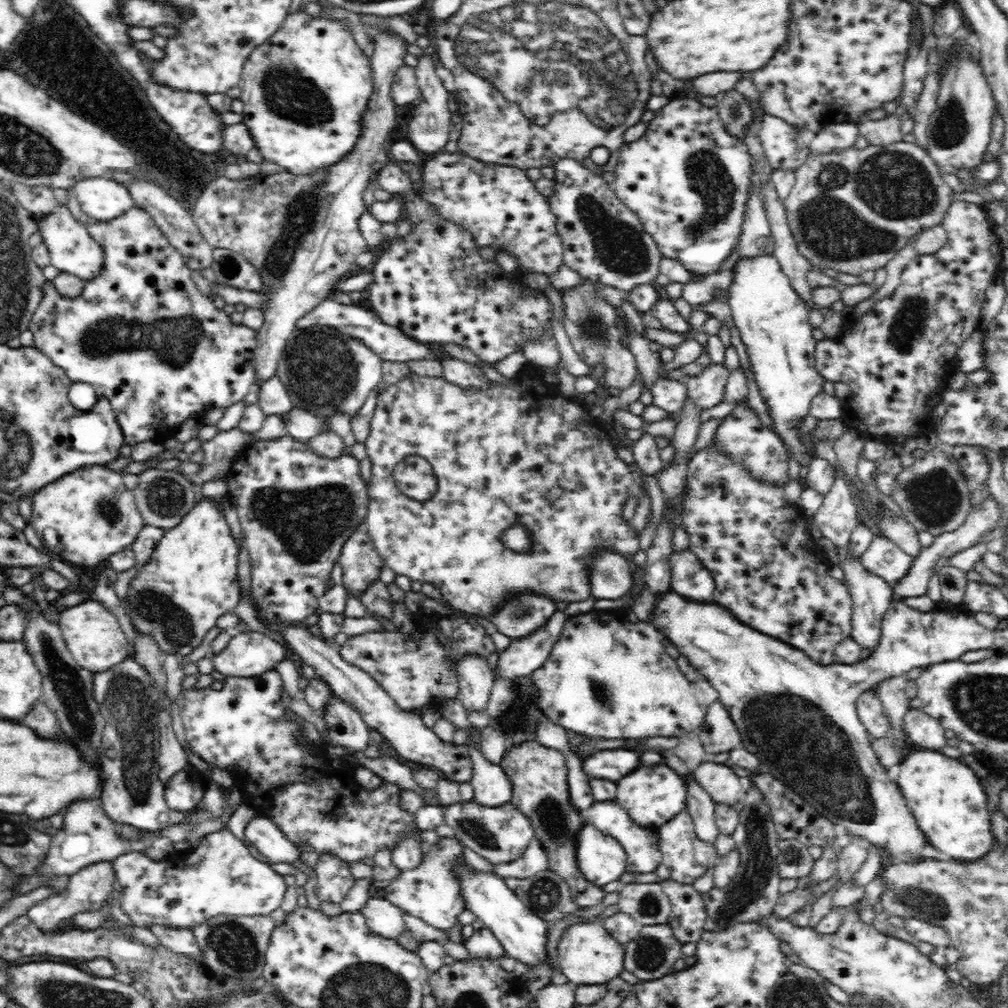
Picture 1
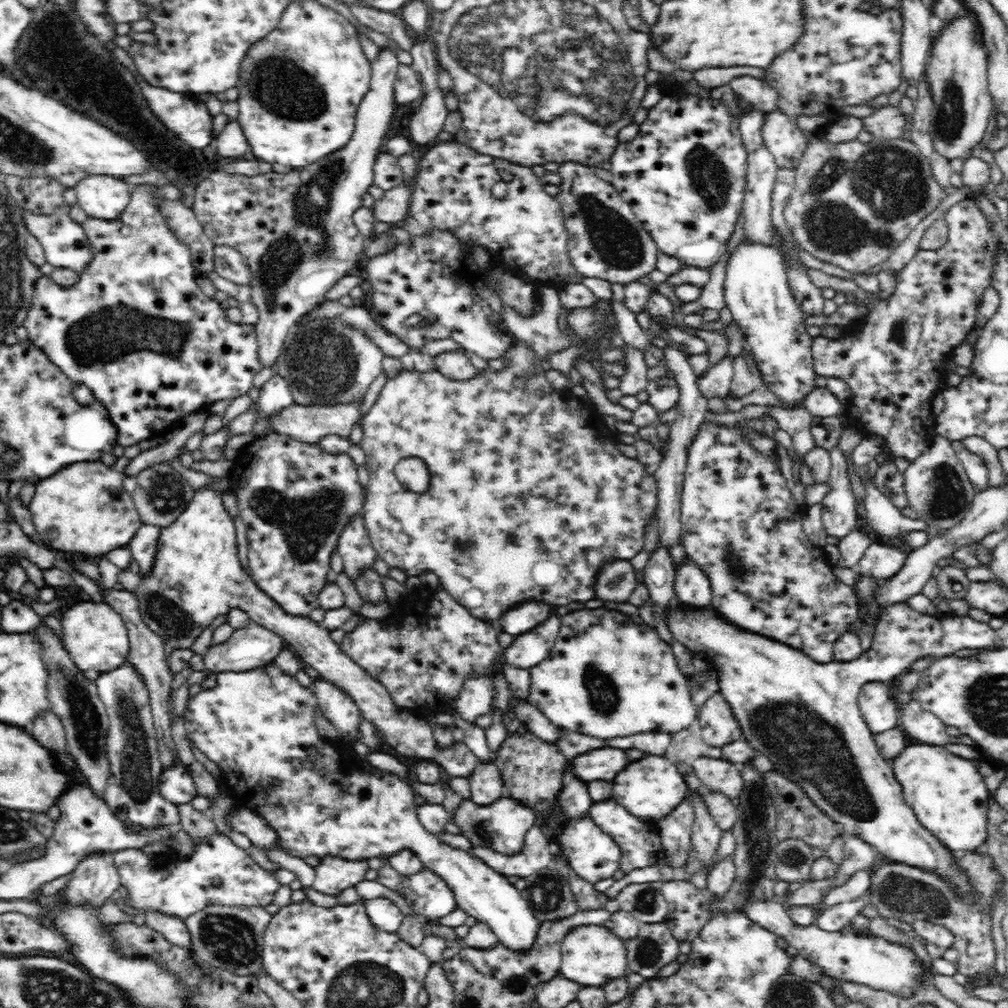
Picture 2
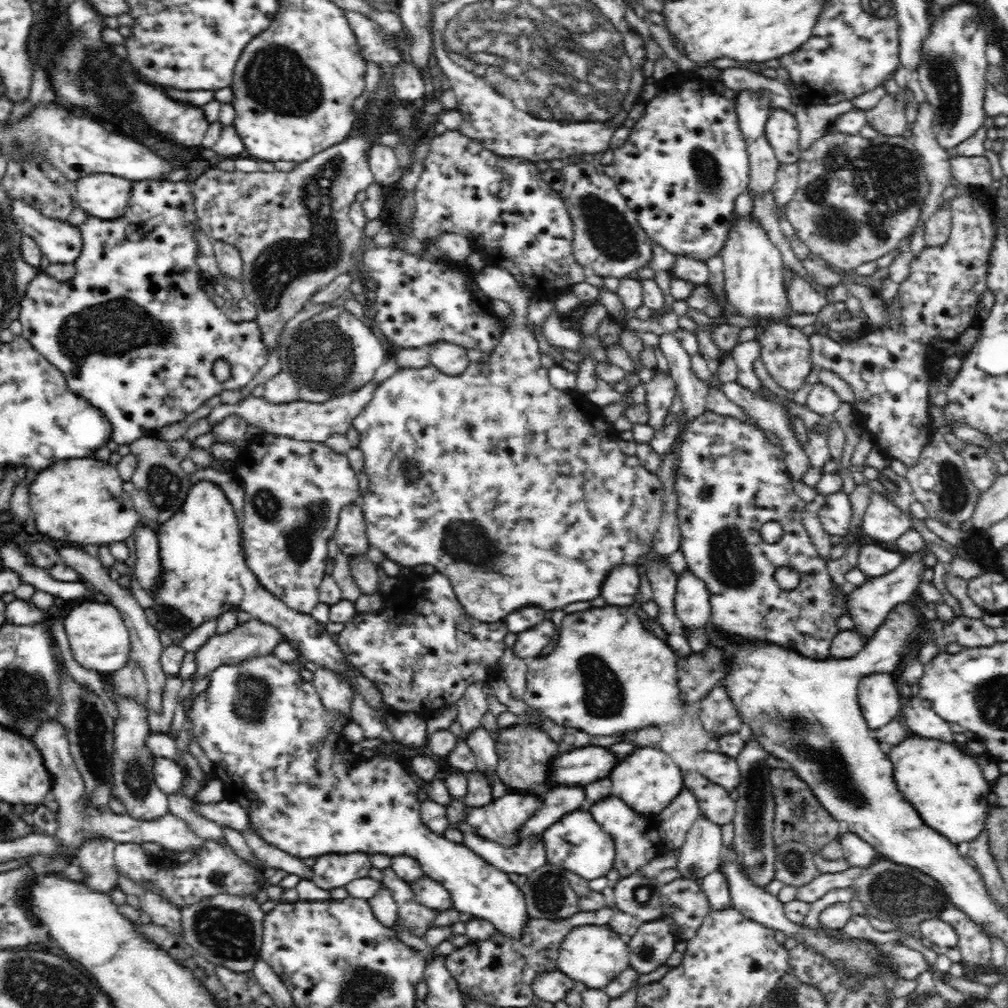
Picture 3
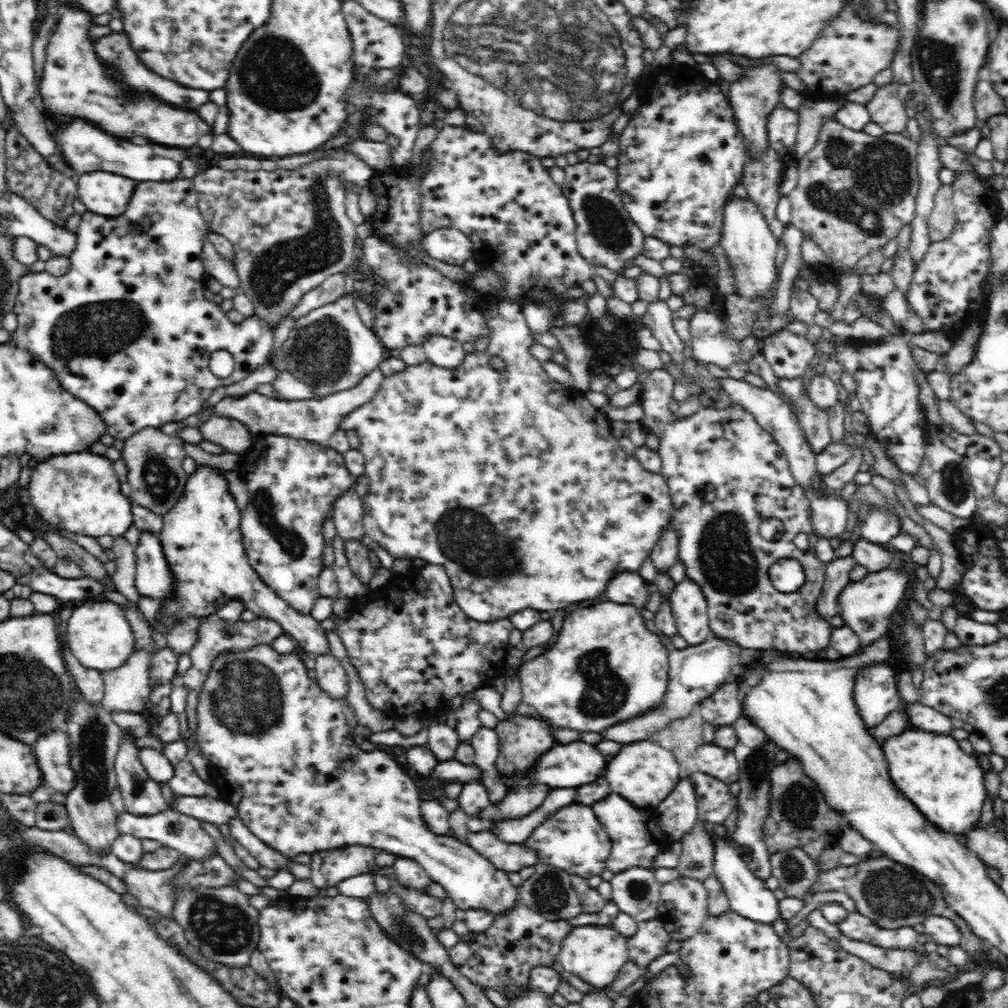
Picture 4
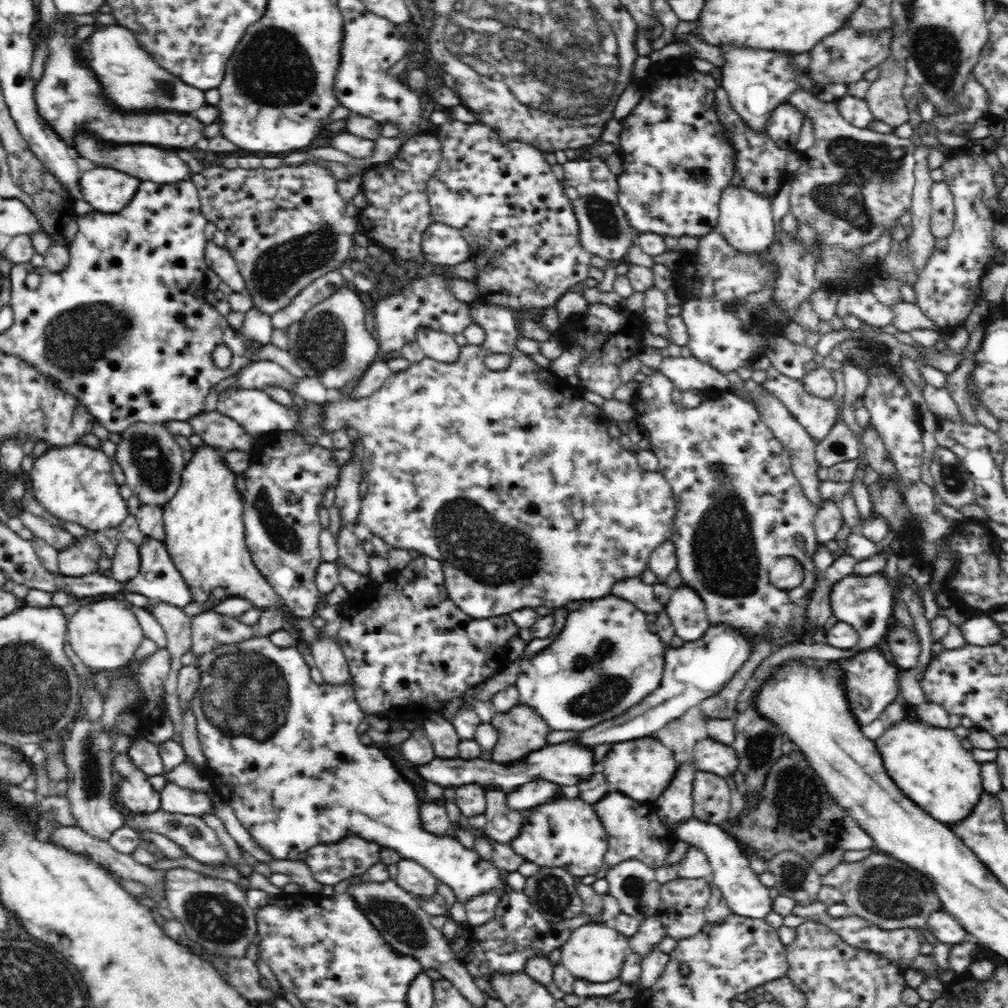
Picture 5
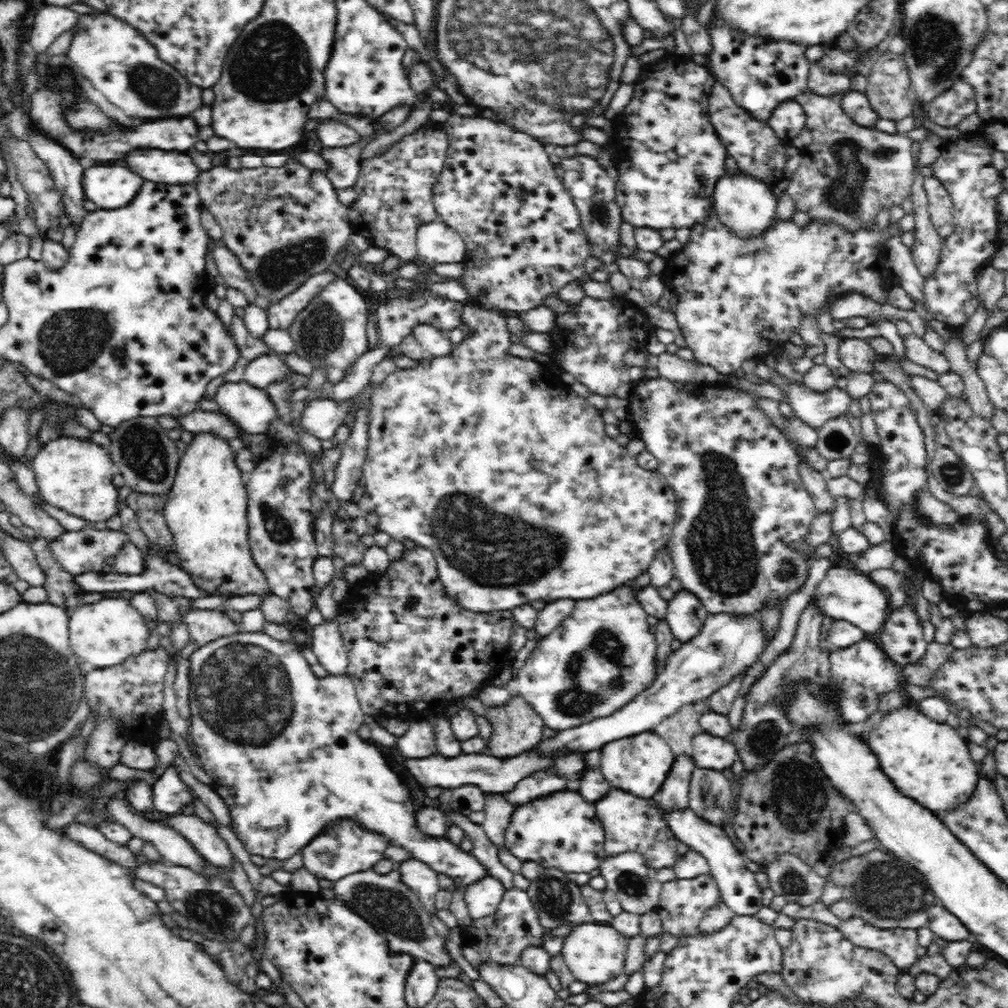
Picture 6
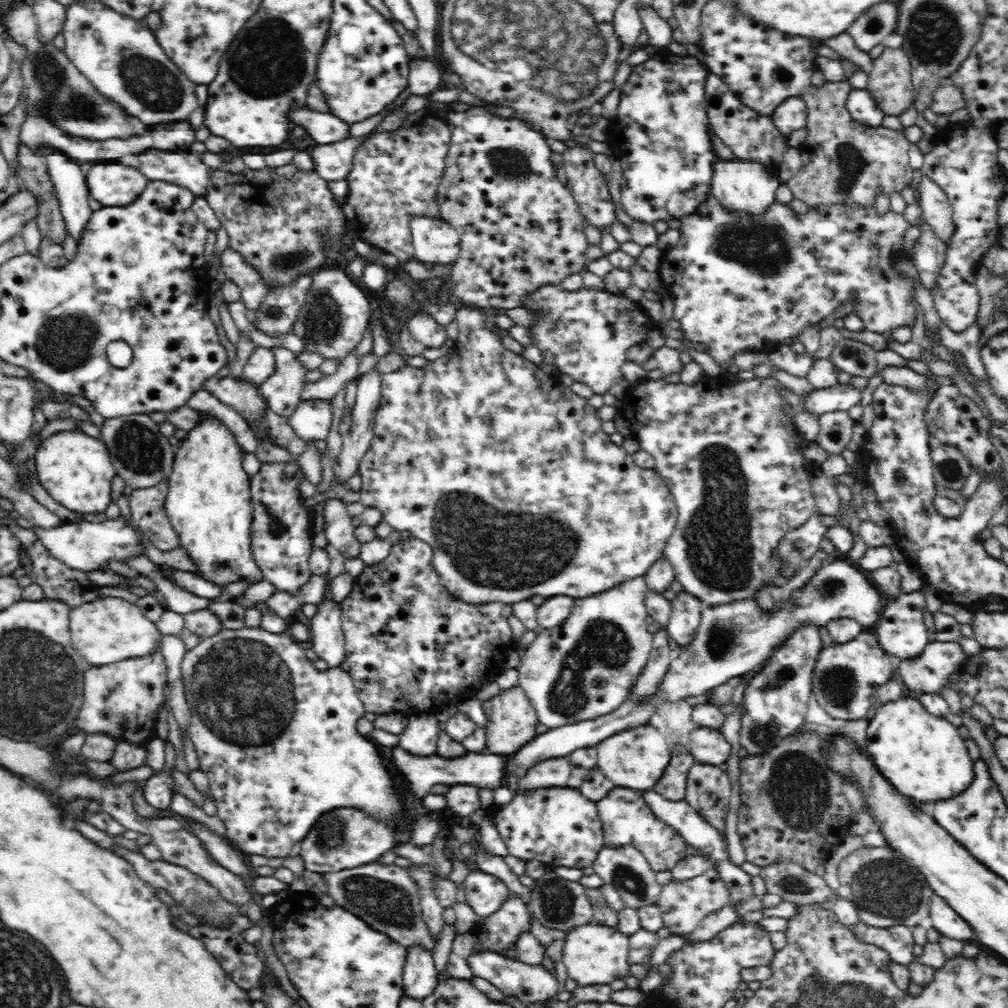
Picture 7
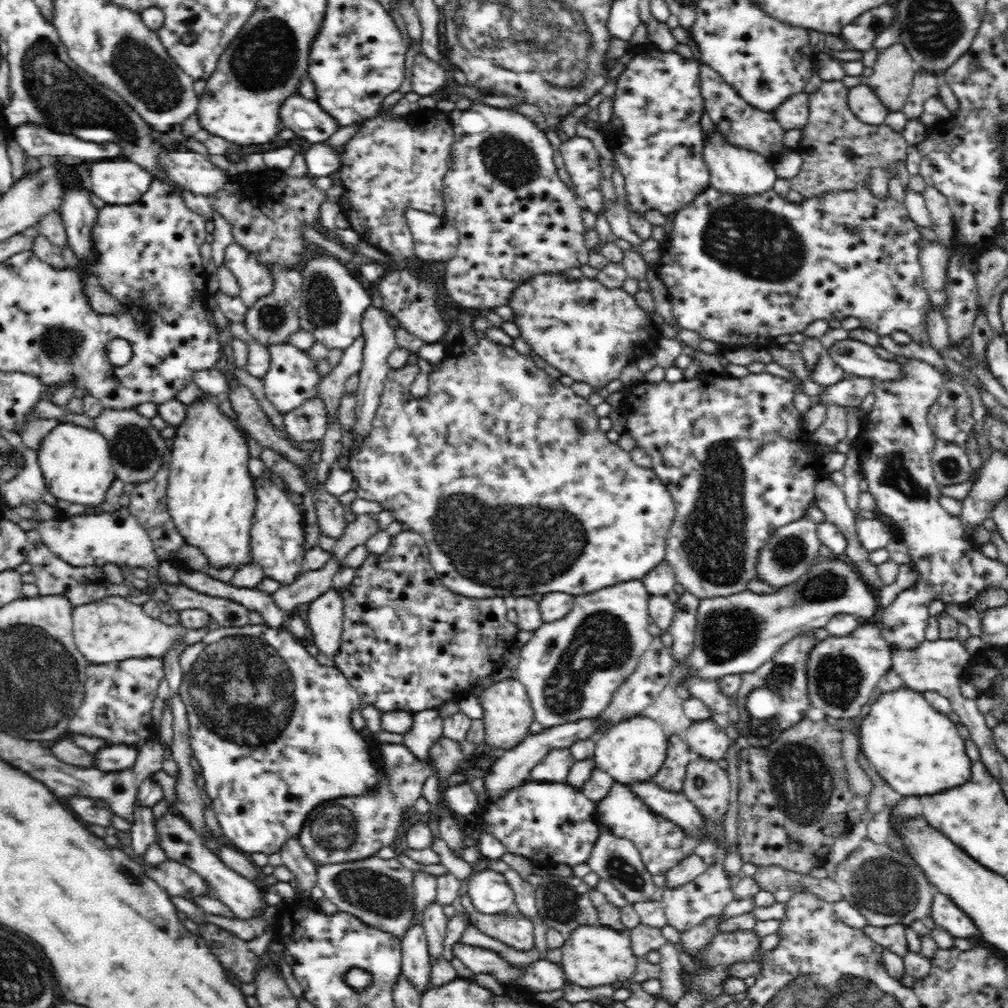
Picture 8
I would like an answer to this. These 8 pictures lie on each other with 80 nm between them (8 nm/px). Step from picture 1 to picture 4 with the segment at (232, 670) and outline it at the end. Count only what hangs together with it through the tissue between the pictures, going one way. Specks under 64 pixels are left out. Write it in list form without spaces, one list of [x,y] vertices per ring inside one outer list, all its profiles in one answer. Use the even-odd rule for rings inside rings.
[[[214,616],[204,618],[201,620],[199,628],[199,639],[192,647],[192,650],[188,651],[192,660],[192,667],[183,675],[181,682],[189,691],[202,688],[217,655],[224,654],[225,652],[245,651],[261,643],[271,646],[271,642],[274,642],[275,638],[284,634],[284,629],[276,621],[270,619],[257,617],[250,622],[244,622],[240,619],[239,621],[230,623],[222,621],[222,619],[215,619]]]

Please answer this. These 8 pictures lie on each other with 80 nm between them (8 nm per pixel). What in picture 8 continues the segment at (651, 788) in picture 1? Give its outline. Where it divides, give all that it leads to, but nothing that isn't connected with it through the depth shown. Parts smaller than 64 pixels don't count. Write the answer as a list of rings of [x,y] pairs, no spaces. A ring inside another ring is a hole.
[[[638,714],[616,722],[595,740],[596,752],[593,760],[596,768],[608,773],[614,782],[628,785],[654,779],[668,754],[669,735],[660,723]]]

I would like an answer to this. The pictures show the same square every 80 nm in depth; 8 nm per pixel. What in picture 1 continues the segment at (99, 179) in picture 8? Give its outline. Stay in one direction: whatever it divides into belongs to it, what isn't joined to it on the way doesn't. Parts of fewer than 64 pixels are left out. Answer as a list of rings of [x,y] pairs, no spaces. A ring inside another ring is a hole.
[[[110,178],[86,179],[73,187],[82,212],[90,220],[109,221],[118,218],[134,204],[127,187]]]

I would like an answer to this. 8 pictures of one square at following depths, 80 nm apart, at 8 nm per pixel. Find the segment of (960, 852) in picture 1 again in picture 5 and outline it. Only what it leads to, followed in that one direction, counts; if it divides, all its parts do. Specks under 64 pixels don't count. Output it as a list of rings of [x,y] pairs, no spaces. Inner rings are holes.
[[[910,714],[888,726],[876,743],[885,769],[896,786],[932,818],[948,828],[957,825],[975,809],[984,792],[981,763],[968,750],[962,748],[960,738],[952,729],[926,725]]]

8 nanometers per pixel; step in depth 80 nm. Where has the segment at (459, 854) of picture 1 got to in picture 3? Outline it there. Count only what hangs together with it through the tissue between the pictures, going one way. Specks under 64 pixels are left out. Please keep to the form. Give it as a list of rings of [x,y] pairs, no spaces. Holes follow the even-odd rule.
[[[423,874],[416,880],[408,881],[412,893],[414,893],[414,901],[418,905],[436,911],[436,914],[453,908],[453,900],[448,890],[441,882],[434,881],[432,877]]]

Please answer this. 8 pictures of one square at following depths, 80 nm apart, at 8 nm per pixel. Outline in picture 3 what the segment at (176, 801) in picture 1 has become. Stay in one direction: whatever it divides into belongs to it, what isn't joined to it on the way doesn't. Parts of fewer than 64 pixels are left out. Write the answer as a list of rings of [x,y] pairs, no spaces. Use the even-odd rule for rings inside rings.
[[[156,757],[153,760],[153,776],[162,793],[166,795],[183,794],[183,784],[187,781],[188,773],[184,767],[176,761],[165,757]]]

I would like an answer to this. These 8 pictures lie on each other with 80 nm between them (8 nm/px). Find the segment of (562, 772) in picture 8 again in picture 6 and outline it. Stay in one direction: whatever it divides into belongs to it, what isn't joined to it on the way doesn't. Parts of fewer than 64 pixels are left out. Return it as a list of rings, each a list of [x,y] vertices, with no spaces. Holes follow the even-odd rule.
[[[540,771],[524,778],[506,794],[509,803],[520,806],[521,803],[532,802],[541,796],[554,794],[556,791],[564,791],[566,779],[552,775],[550,771]]]

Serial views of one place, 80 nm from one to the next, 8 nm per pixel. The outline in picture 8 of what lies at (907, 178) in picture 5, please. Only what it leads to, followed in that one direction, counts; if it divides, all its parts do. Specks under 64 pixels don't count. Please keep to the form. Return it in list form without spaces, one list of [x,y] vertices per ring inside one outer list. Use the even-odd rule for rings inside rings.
[[[823,81],[820,86],[807,94],[809,106],[809,118],[807,126],[802,129],[802,140],[800,140],[797,151],[804,158],[802,173],[795,180],[790,180],[792,190],[800,192],[805,199],[820,198],[821,191],[833,193],[840,190],[856,190],[860,184],[870,180],[870,171],[878,168],[886,172],[889,180],[897,177],[897,165],[899,162],[906,163],[906,150],[908,150],[908,142],[903,134],[896,132],[882,124],[880,126],[870,126],[861,122],[856,115],[852,114],[849,109],[847,98],[849,88],[842,81]]]

